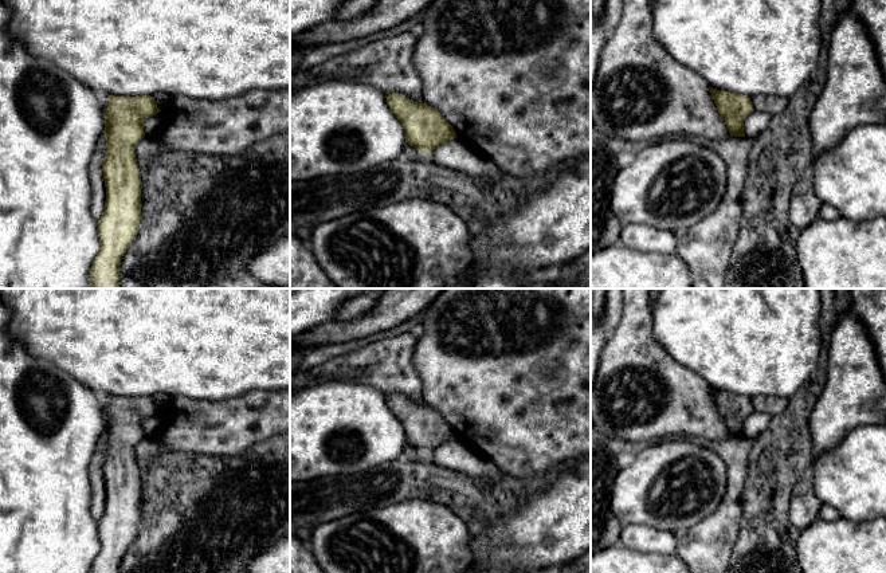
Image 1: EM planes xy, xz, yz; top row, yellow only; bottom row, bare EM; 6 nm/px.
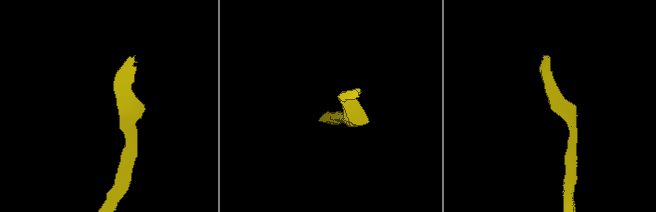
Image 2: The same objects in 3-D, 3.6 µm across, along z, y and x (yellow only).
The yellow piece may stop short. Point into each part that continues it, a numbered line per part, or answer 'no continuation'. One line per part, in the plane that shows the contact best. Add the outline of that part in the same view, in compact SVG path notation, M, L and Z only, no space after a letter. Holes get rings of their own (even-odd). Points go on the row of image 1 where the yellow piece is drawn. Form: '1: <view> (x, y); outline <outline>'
no continuation

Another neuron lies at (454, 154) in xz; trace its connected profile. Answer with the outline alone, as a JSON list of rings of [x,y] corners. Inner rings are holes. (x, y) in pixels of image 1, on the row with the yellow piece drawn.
[[[459,138],[444,142],[428,156],[440,166],[464,172],[475,178],[486,180],[487,183],[497,183],[507,176],[507,173],[503,173],[494,162],[482,157]]]

